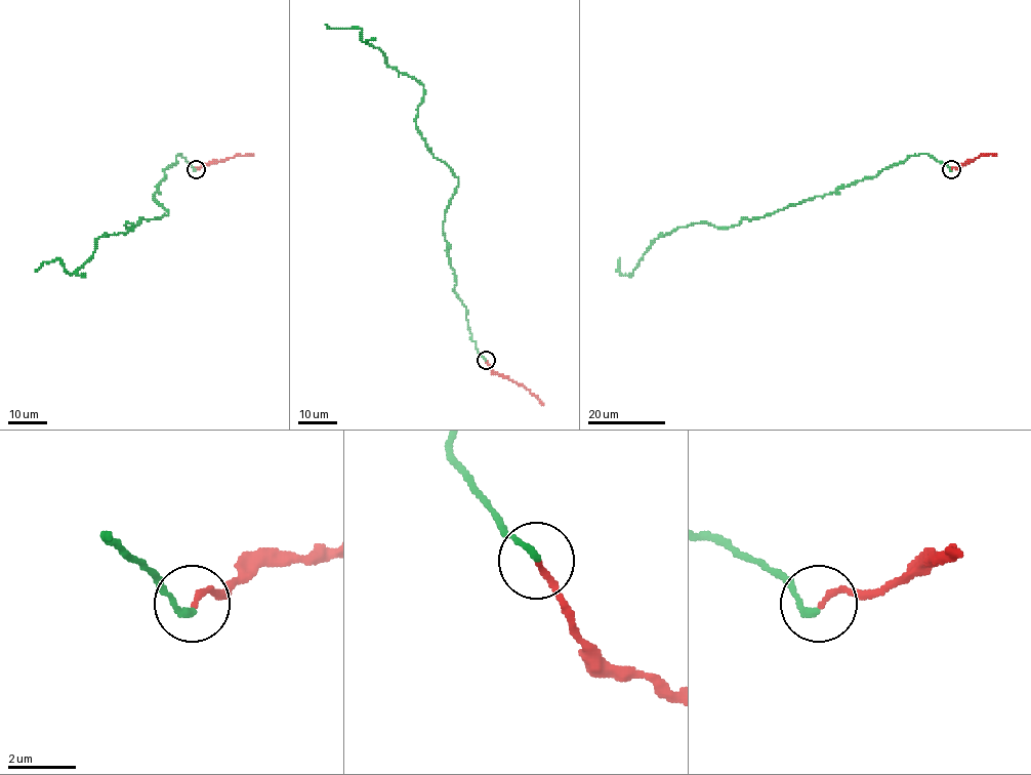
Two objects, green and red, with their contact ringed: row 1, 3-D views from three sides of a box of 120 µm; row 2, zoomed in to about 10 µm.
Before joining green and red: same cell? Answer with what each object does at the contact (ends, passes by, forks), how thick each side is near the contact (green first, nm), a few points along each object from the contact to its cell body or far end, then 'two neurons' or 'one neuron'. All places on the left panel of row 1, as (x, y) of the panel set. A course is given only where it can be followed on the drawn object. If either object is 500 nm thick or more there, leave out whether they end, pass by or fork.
green ends | red ends | 190/160 nm | green via (196, 169), (182, 153), (164, 169), (153, 197), (169, 214), (100, 236), (71, 275), (59, 259), (36, 271) | red via (196, 168), (237, 155), (253, 156) | one neuron

